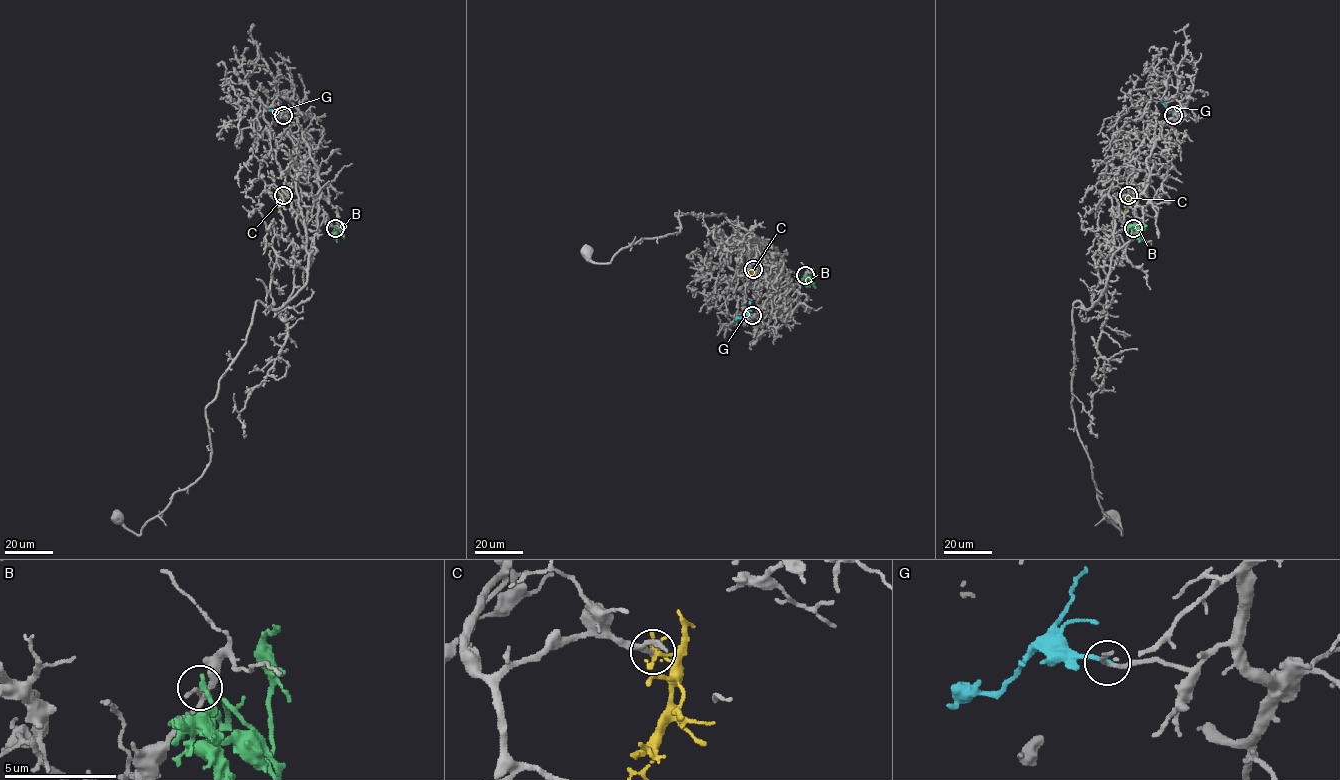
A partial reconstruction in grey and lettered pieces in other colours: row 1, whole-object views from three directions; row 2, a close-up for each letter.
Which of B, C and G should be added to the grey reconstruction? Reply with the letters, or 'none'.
G

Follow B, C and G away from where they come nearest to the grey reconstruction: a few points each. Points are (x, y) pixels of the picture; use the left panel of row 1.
B: (335, 228), (337, 231), (343, 225), (344, 237)
C: (283, 195), (280, 203), (281, 213)
G: (283, 115), (278, 112), (280, 101)

